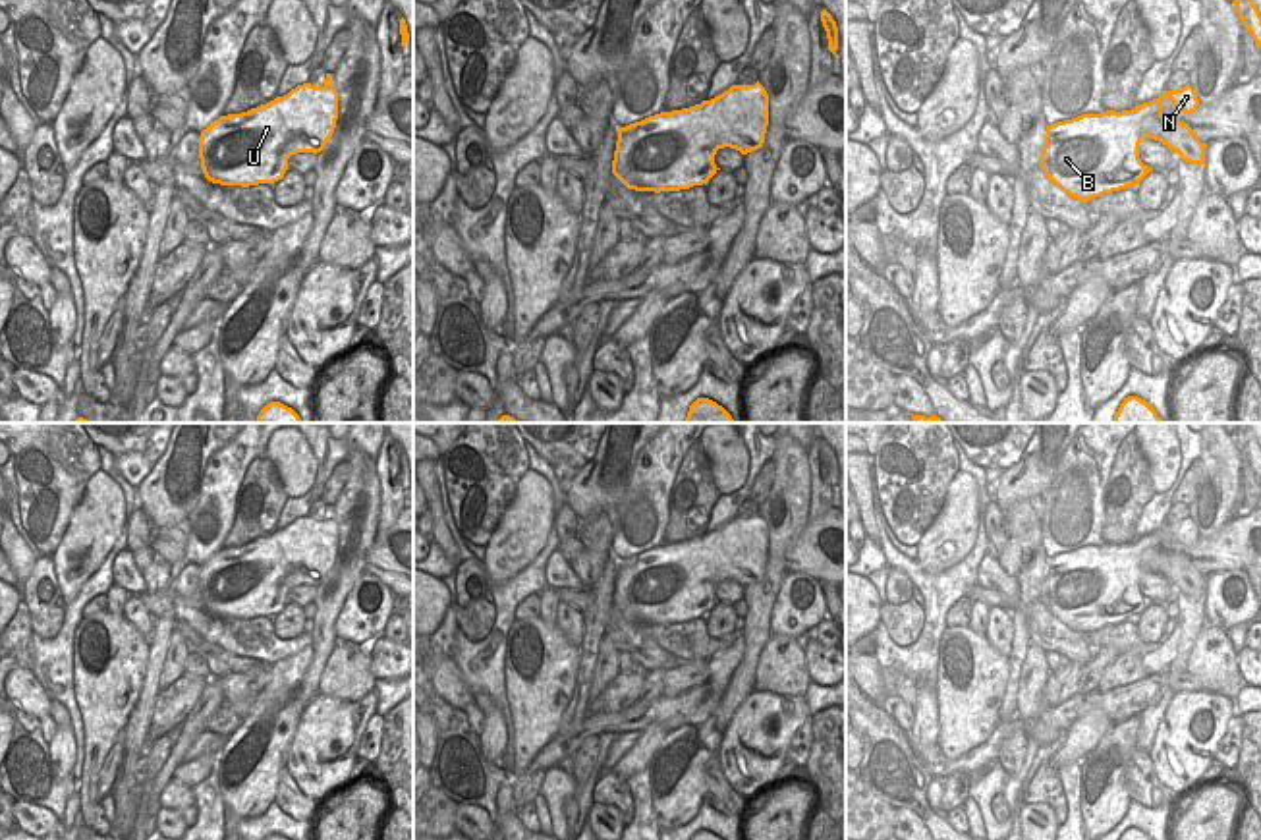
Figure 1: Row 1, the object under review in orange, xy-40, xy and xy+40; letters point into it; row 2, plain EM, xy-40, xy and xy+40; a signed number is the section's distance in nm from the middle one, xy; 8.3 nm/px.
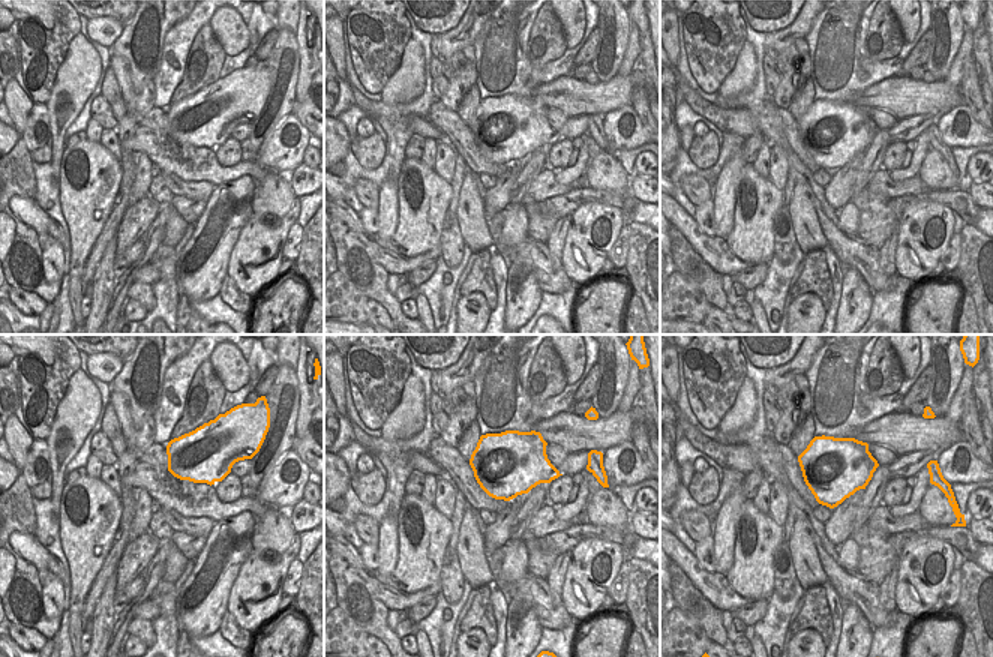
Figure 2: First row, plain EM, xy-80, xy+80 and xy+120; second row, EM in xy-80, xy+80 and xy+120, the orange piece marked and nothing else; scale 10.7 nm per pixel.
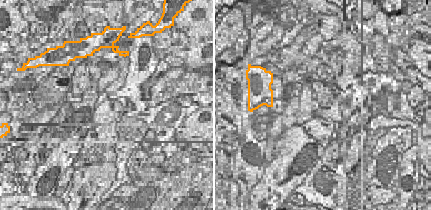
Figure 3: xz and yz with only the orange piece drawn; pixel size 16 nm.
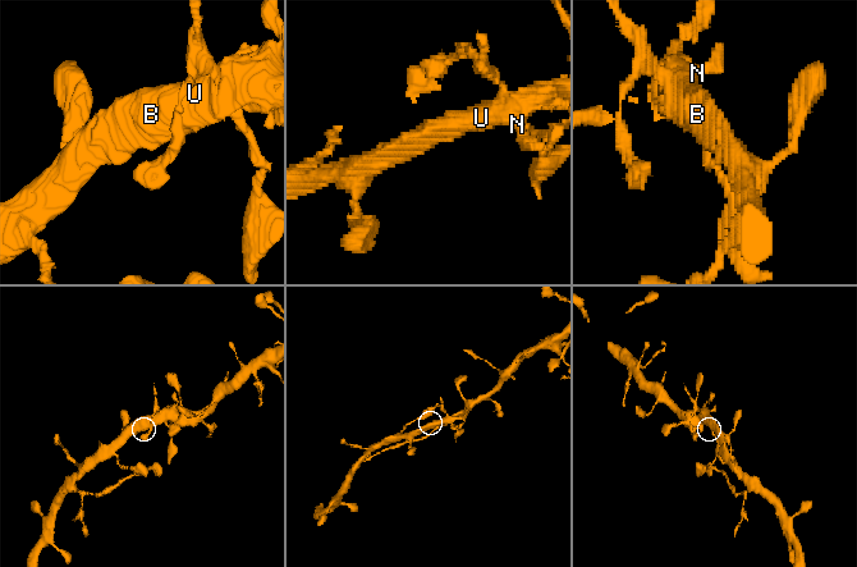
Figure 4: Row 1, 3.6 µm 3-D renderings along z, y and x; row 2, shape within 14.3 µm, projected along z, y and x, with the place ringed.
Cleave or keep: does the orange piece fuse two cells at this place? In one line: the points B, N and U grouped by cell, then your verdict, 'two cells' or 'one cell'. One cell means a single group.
B N U; one cell

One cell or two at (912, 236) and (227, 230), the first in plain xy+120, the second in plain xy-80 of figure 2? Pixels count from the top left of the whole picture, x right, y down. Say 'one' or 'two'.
two

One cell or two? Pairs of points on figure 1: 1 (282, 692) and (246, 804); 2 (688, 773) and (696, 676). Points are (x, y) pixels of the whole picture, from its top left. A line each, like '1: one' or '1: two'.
1: one
2: two

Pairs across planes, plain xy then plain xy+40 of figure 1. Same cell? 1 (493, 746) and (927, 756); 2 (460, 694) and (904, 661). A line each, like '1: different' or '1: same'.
1: different
2: different

